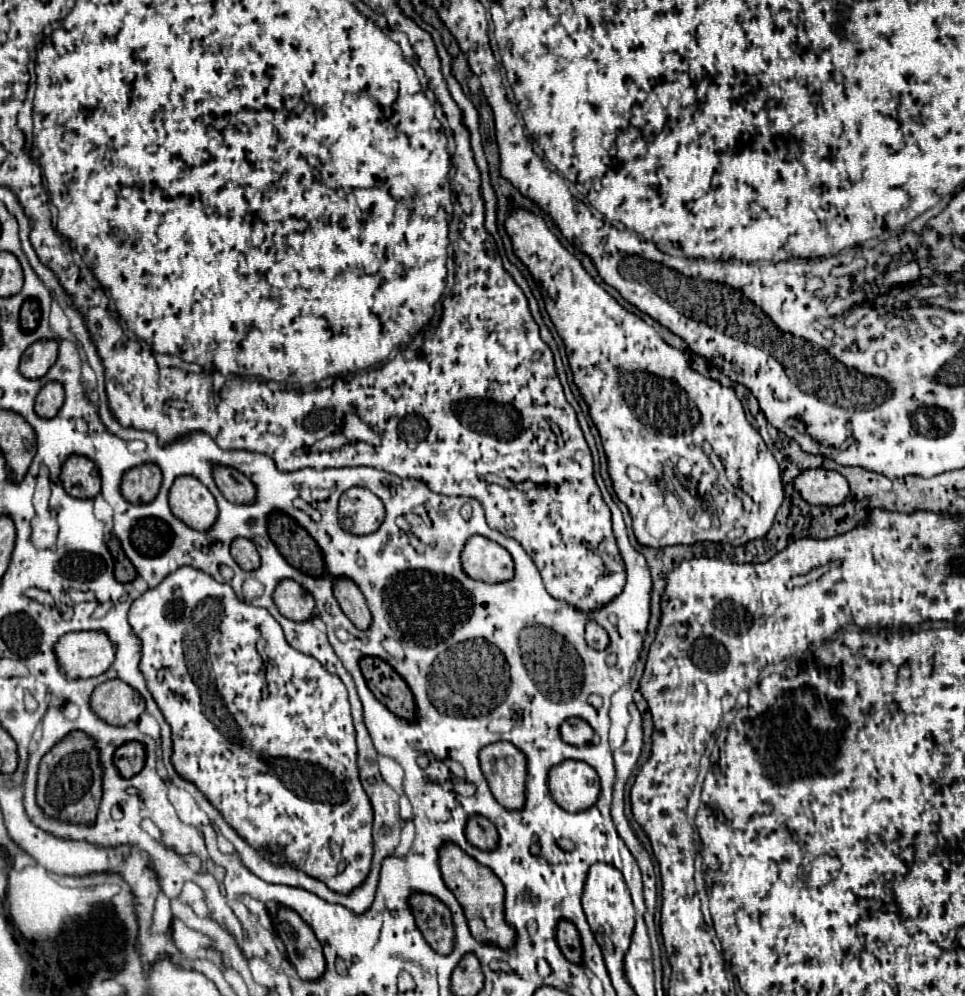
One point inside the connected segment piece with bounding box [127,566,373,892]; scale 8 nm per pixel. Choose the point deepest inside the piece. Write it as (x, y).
(276, 754)

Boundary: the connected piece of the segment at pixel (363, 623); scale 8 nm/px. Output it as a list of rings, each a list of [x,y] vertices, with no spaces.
[[[341,578],[335,582],[335,598],[339,602],[339,606],[343,608],[343,612],[347,614],[347,618],[359,628],[359,630],[367,630],[371,626],[371,612],[367,608],[365,596],[359,592],[357,584]]]

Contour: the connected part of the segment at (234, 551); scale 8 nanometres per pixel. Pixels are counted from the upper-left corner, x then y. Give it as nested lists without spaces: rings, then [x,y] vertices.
[[[235,538],[231,544],[231,556],[235,558],[235,562],[243,568],[243,570],[255,570],[259,568],[261,560],[259,560],[259,552],[255,548],[255,544],[247,538]]]

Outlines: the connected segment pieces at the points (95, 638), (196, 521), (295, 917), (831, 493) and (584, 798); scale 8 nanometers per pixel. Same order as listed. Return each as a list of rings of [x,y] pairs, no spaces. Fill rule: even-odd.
[[[69,632],[57,640],[55,656],[69,680],[91,678],[111,666],[115,646],[103,632]]]
[[[179,476],[173,482],[169,506],[179,520],[199,532],[207,532],[219,514],[213,494],[193,476]]]
[[[279,908],[279,912],[275,914],[275,930],[285,944],[285,952],[295,966],[299,978],[317,980],[319,976],[323,976],[323,948],[315,938],[313,930],[301,920],[297,912]]]
[[[811,468],[803,470],[795,482],[795,490],[801,494],[801,498],[809,504],[825,504],[825,506],[837,506],[841,504],[849,494],[847,480],[833,470],[825,468]]]
[[[565,760],[551,768],[549,790],[553,800],[567,812],[591,808],[601,792],[599,776],[587,762]]]

